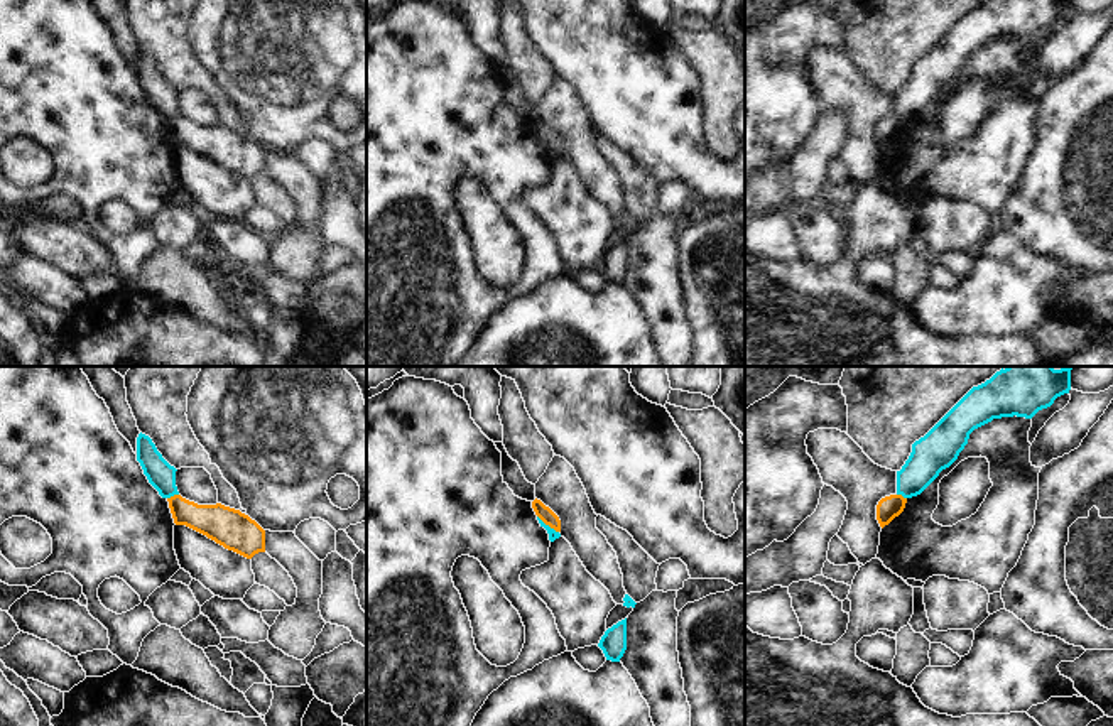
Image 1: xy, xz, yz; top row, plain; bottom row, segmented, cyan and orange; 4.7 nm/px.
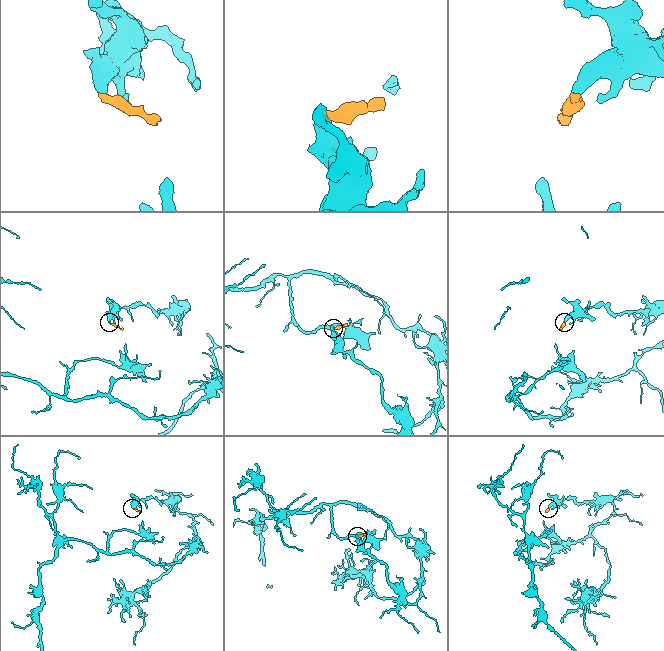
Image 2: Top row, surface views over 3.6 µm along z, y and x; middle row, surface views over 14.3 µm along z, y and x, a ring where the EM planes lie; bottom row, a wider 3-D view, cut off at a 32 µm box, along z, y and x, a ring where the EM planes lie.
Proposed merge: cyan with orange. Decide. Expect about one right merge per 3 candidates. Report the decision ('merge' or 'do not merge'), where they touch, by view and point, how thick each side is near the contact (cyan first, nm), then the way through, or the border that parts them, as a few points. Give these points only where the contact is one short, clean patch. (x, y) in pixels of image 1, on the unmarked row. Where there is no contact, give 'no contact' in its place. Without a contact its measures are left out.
do not merge; meets cyan in xz at (548, 147); 50 nm thick on the cyan side, 70 nm on the other; border along xz (537, 137), (558, 154)

